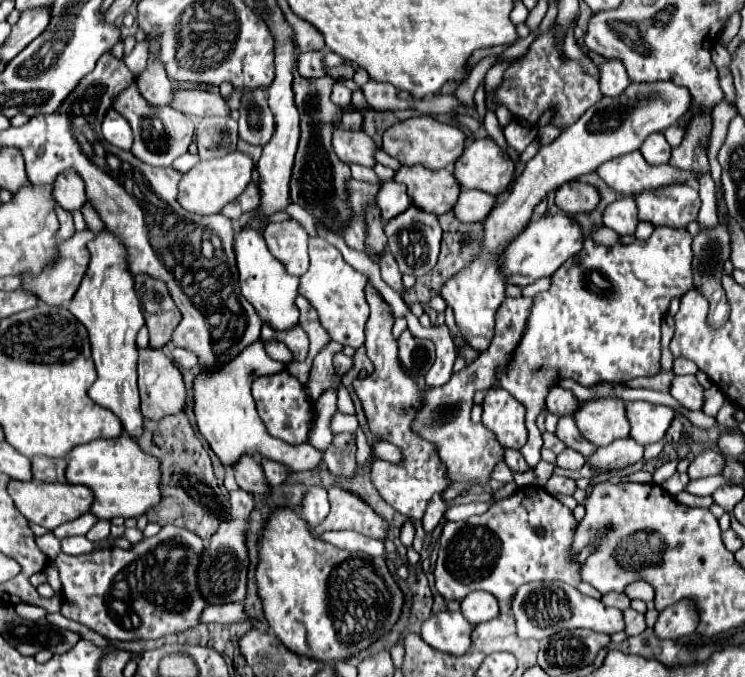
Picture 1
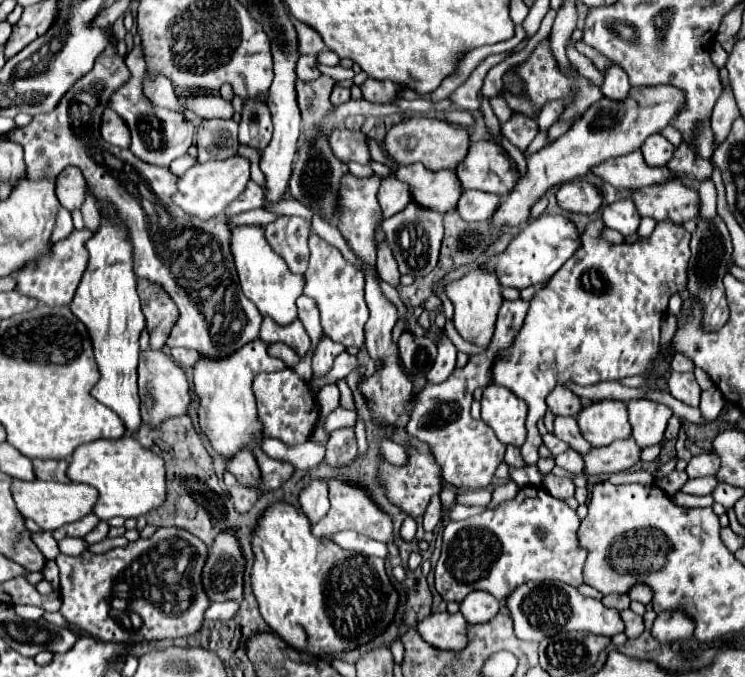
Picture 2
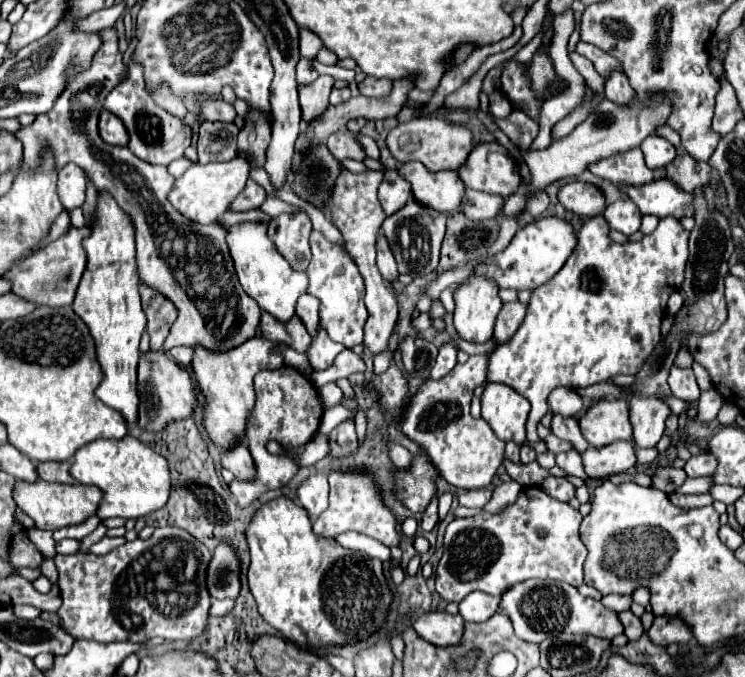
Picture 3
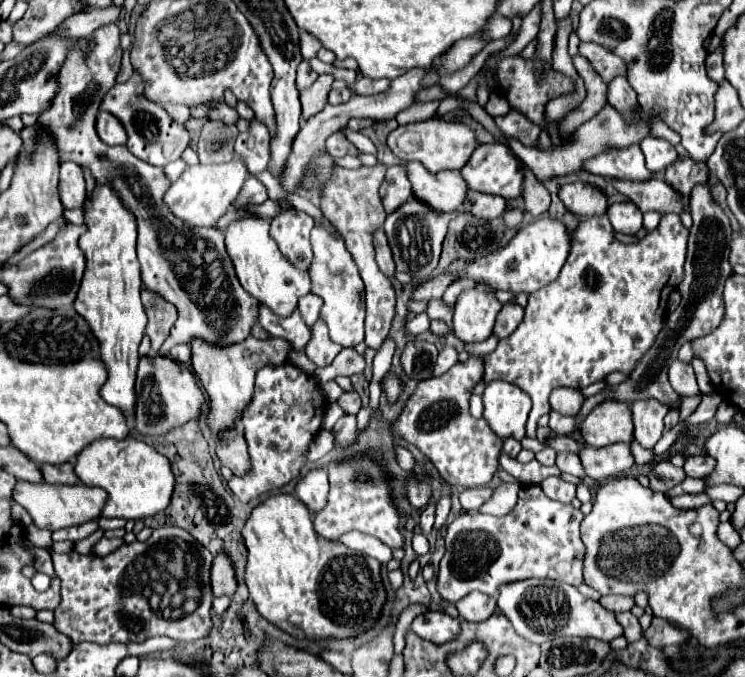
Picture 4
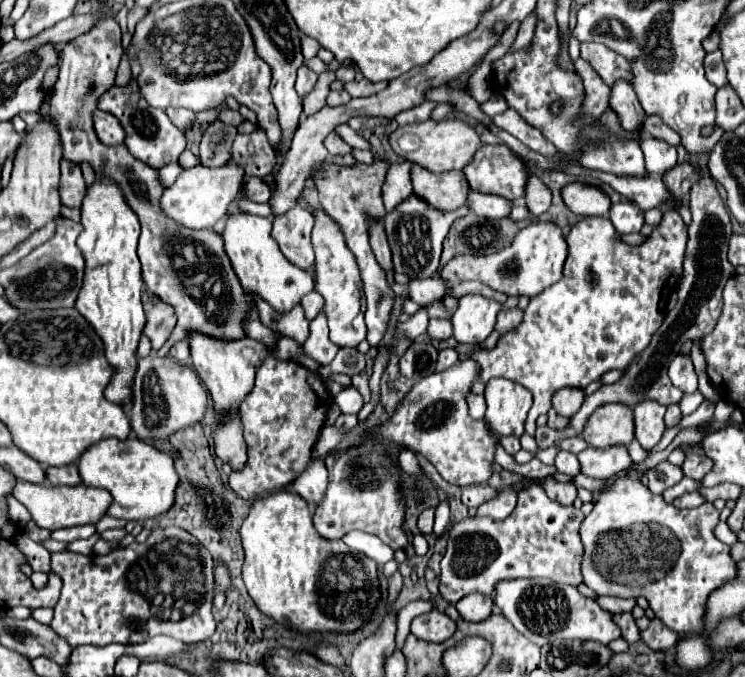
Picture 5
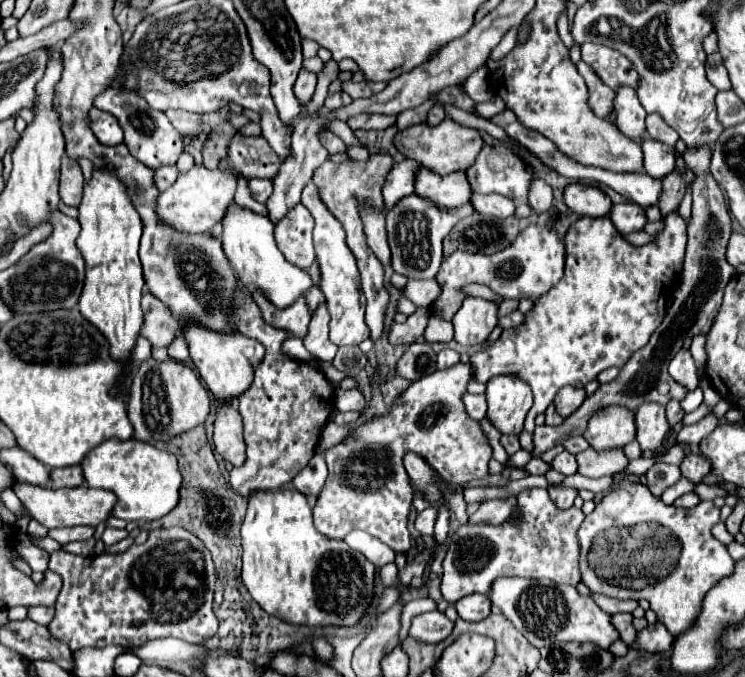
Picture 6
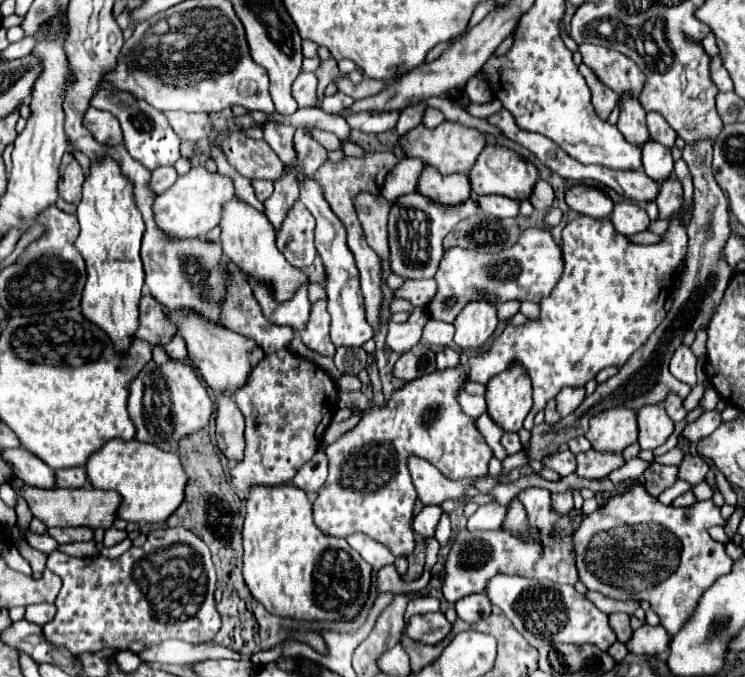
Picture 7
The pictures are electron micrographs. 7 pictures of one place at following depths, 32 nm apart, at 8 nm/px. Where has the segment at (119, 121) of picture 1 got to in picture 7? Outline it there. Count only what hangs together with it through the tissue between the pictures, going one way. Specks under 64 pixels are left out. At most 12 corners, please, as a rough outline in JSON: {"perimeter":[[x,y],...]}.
{"perimeter":[[88,108],[84,126],[106,146],[122,142],[118,120]]}

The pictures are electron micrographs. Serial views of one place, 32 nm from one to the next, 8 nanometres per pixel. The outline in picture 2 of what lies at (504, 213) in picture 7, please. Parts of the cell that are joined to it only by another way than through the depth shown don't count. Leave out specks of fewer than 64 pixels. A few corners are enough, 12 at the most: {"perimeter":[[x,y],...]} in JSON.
{"perimeter":[[464,190],[456,212],[466,222],[488,220],[498,196]]}

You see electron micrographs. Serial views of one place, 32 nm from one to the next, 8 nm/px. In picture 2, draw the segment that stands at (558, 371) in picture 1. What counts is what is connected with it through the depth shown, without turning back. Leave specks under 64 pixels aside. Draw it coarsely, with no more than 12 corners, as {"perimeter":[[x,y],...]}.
{"perimeter":[[690,232],[600,238],[530,300],[494,382],[528,402],[546,394],[644,376],[688,288]]}

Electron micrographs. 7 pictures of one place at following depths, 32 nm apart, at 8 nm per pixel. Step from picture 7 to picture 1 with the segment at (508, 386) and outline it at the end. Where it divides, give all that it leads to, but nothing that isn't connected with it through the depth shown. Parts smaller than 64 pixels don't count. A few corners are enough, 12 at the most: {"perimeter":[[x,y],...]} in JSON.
{"perimeter":[[488,390],[482,424],[504,450],[526,444],[524,406]]}

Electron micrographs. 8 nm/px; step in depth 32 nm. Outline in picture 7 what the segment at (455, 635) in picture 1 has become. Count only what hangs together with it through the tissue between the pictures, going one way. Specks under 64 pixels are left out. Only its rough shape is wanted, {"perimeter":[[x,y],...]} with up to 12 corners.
{"perimeter":[[442,612],[412,616],[406,636],[438,644],[452,624]]}

